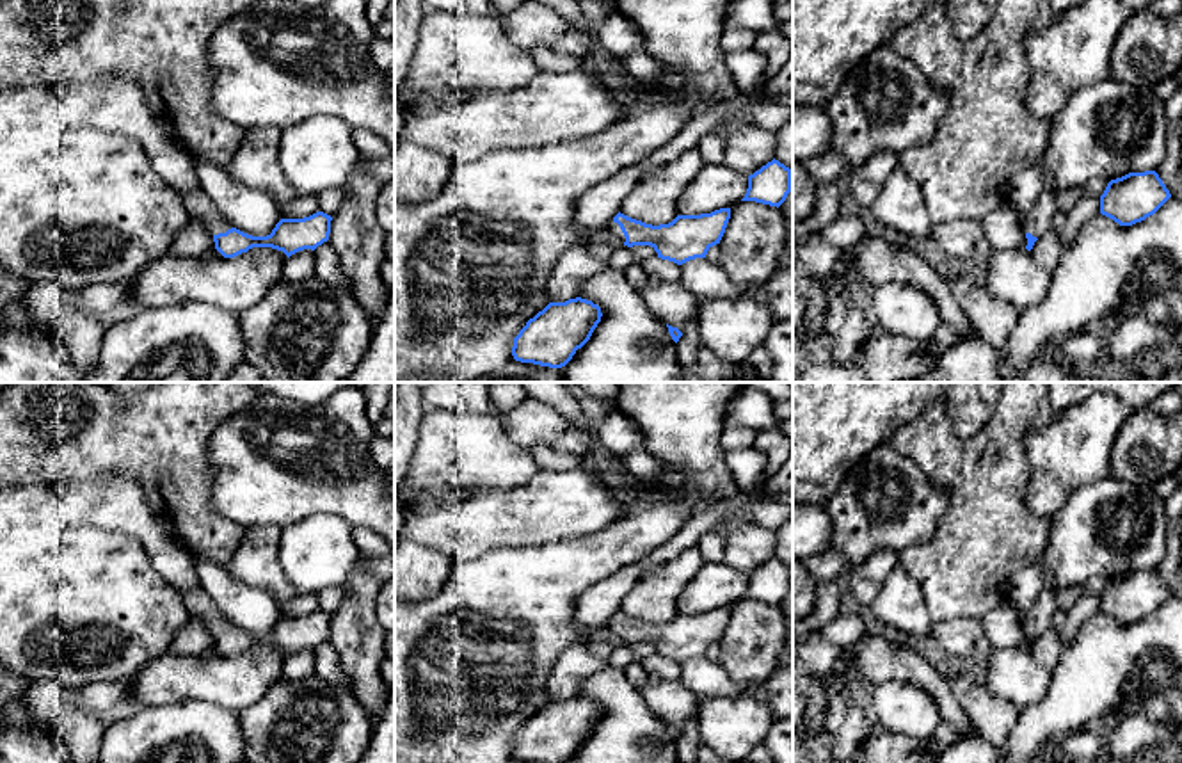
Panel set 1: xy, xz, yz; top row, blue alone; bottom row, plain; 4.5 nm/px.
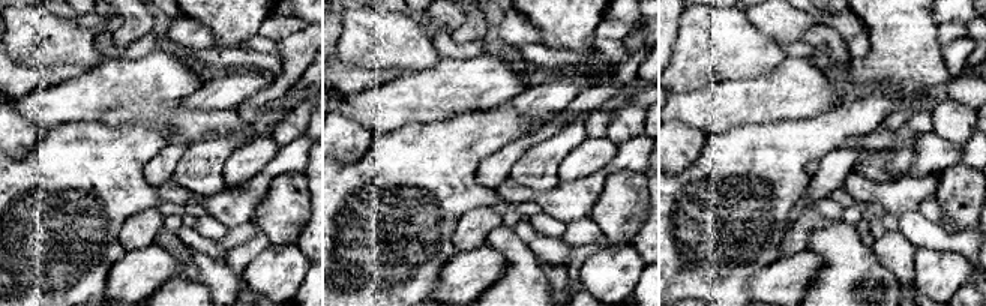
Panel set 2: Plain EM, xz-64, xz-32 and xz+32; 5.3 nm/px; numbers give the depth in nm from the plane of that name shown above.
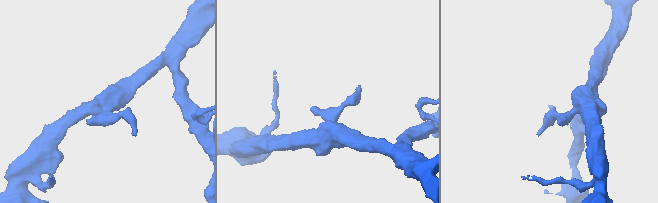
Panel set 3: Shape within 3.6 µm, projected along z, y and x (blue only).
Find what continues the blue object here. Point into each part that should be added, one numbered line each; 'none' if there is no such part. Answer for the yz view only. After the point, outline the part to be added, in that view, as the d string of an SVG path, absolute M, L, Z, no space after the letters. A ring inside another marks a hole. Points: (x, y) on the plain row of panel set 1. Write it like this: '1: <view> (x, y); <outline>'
1: yz (1038, 619); M1045 585L1040 596L1036 598L1033 608L1024 619L1026 631L1040 637L1052 626L1058 590L1052 585Z

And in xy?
1: xy (196, 600); M201 585L181 592L181 599L190 612L197 614L206 622L212 633L231 628Z

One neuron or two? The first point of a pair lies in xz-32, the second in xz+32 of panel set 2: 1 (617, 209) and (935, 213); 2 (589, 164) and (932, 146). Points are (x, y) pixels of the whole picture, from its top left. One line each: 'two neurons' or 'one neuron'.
1: two neurons
2: one neuron

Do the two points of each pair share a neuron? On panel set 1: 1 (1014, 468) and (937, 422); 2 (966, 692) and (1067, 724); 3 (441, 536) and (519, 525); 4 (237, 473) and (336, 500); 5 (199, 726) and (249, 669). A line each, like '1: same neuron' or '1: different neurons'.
1: same neuron
2: different neurons
3: same neuron
4: same neuron
5: different neurons

